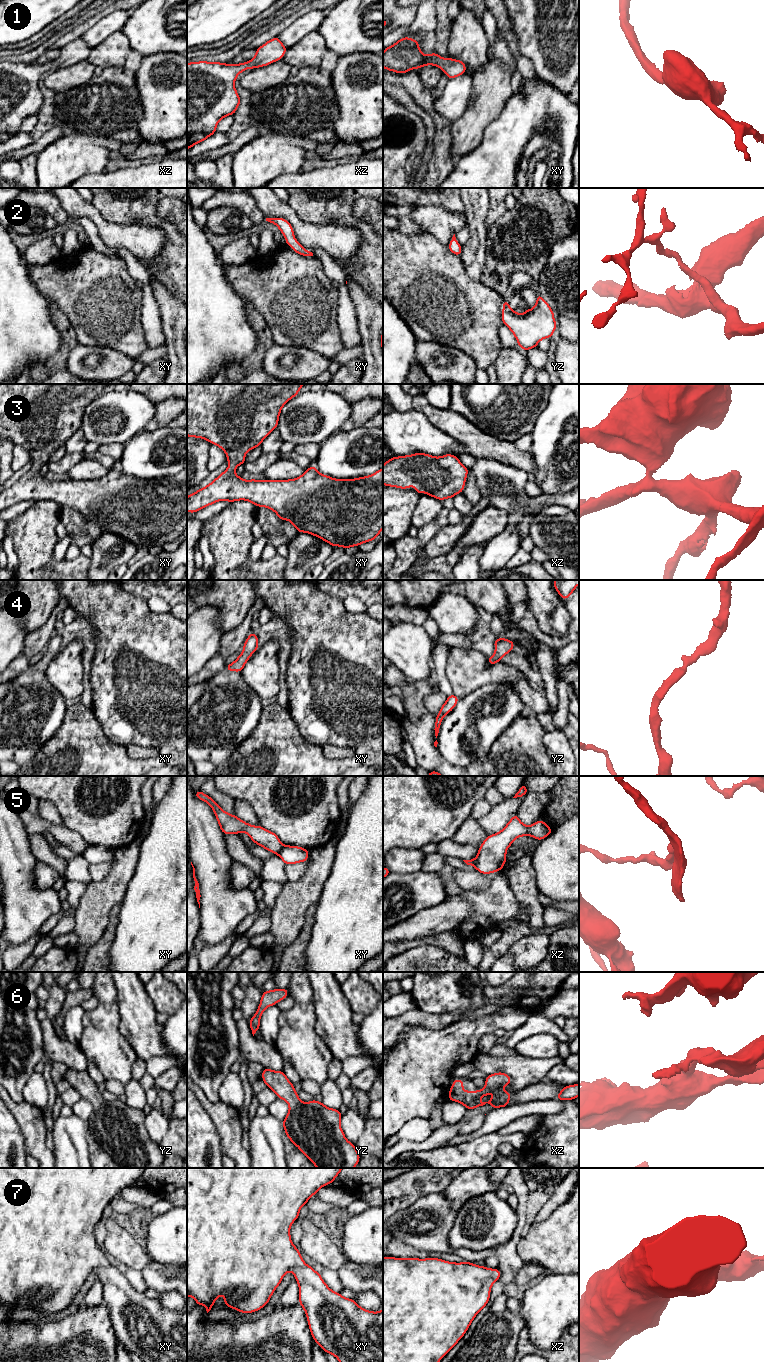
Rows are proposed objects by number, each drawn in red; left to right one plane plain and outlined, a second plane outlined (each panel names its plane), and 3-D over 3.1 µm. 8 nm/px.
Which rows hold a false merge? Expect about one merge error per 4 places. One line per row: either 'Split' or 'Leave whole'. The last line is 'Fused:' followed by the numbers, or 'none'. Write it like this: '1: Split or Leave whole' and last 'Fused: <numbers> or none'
1: Leave whole
2: Leave whole
3: Leave whole
4: Leave whole
5: Split
6: Leave whole
7: Leave whole
Fused: 5

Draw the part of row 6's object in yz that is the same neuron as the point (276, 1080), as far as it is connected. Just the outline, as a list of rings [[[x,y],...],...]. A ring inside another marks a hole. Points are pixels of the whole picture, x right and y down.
[[[264,1067],[262,1080],[271,1088],[278,1098],[289,1104],[289,1112],[283,1122],[284,1131],[291,1142],[317,1168],[354,1168],[360,1161],[359,1153],[352,1143],[344,1135],[340,1126],[342,1113],[339,1110],[326,1107],[315,1099],[303,1103],[294,1085],[288,1080],[283,1071],[273,1071]]]

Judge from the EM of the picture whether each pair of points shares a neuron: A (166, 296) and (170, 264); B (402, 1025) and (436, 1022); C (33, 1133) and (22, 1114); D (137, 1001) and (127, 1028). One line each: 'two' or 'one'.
A: two
B: one
C: one
D: one

